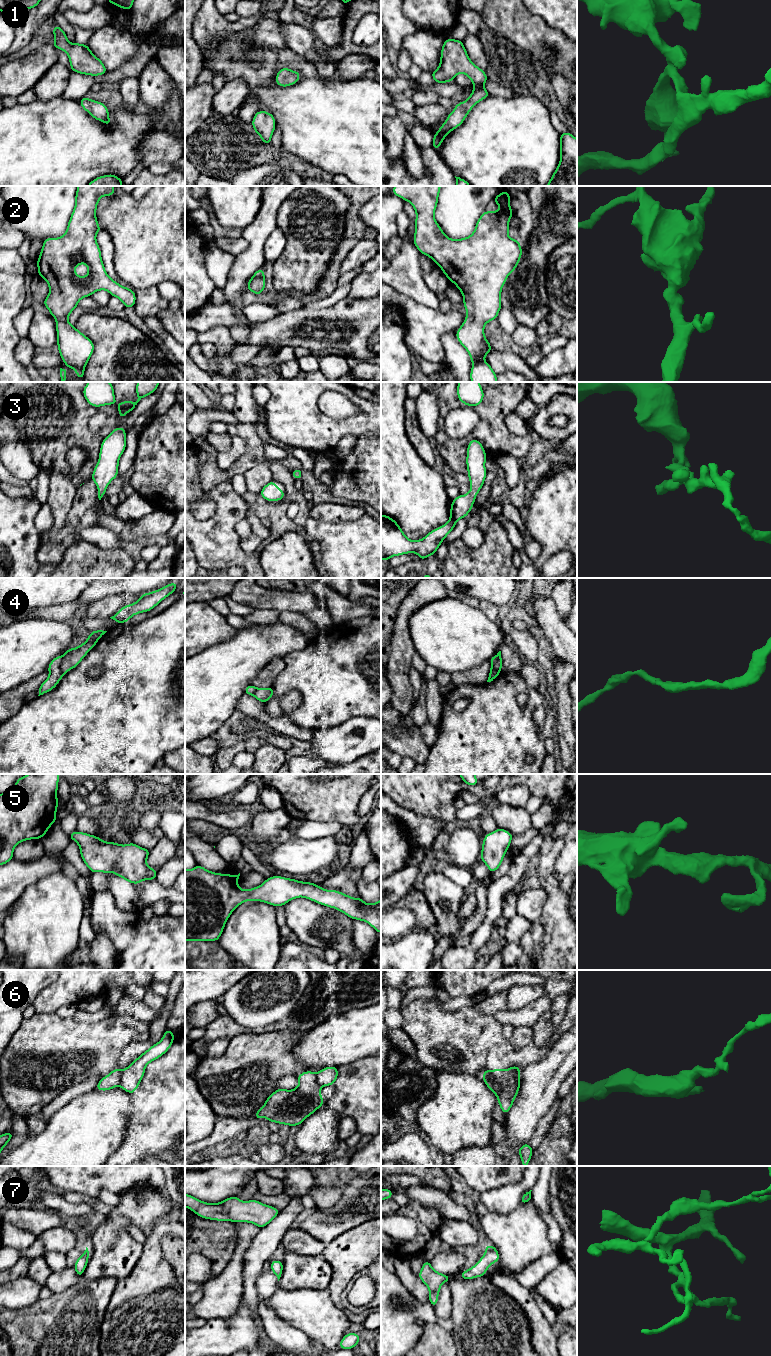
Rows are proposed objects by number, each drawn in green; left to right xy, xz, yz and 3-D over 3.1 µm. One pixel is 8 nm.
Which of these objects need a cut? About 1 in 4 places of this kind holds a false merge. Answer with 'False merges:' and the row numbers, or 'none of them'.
False merges: 4, 6

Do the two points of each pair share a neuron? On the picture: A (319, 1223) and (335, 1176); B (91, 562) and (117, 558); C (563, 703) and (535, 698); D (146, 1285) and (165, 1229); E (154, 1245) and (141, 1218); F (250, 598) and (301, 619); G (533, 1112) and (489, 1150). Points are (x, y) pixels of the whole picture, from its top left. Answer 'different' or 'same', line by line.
A: different
B: same
C: different
D: same
E: different
F: different
G: different

